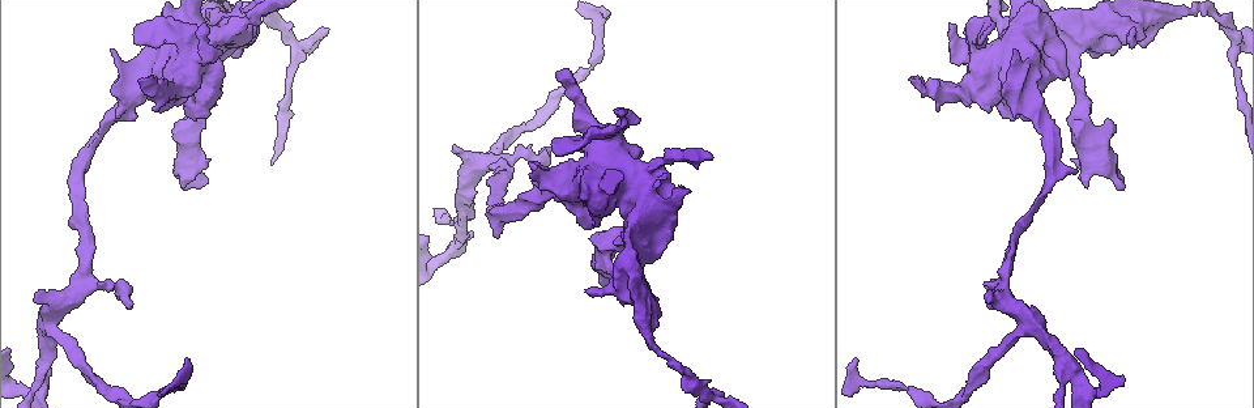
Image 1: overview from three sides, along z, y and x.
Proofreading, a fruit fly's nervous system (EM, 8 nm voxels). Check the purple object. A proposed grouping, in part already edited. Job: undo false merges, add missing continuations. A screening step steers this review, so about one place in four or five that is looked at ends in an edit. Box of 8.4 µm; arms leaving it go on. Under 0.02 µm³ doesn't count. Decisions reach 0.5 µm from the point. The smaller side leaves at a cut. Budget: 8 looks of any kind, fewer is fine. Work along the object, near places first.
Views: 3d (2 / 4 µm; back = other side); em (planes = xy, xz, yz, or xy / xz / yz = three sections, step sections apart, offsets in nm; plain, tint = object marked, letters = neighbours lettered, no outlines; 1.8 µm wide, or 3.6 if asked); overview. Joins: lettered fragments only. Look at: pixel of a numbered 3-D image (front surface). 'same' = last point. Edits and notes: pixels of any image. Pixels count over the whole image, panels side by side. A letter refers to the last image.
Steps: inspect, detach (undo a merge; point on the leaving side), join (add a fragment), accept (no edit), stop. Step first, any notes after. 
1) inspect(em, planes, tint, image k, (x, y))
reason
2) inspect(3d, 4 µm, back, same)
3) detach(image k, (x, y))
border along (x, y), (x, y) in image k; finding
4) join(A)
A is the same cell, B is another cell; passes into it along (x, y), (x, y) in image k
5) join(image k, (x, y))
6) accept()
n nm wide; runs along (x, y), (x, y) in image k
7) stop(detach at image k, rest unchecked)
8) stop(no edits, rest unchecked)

inspect(3d, 2 µm, image 1, (208, 181))
branch stops here

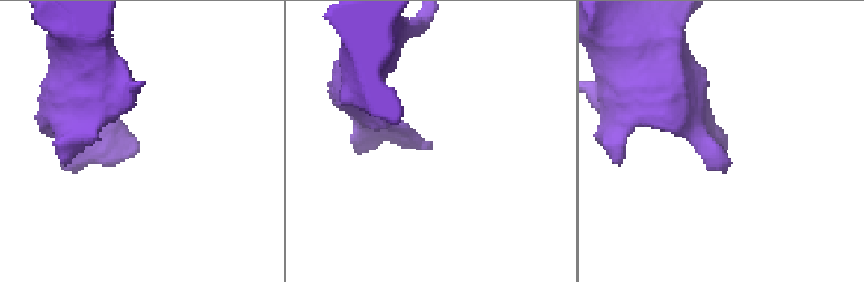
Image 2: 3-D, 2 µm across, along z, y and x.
inspect(em, xz, step 16, tint, image 2, (429, 147))
shape alone is not enough

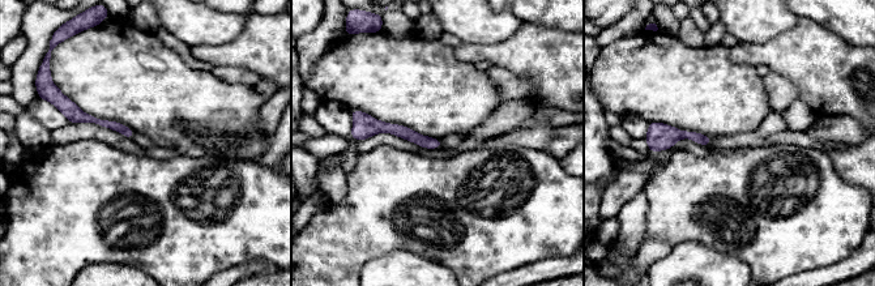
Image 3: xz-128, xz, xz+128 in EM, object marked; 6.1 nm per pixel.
inspect(em, xz, step 16, letters, same)
what lies round it

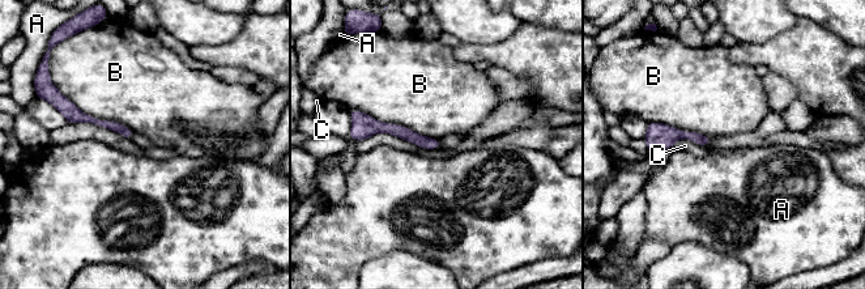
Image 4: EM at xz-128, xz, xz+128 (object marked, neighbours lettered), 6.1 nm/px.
accept()
A, B and C are other cells; border along (353, 109), (439, 140) in image 4; none of them fits

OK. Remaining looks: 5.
inspect(em, planes, plain, image 1, (650, 302))
sharp bend

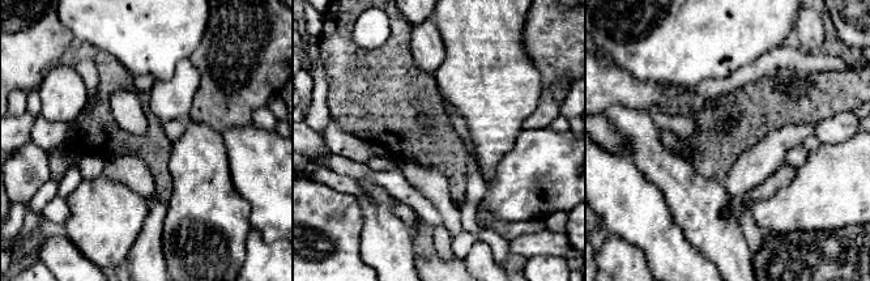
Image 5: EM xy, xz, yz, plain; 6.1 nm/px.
inspect(em, planes, letters, same)
see the neighbours

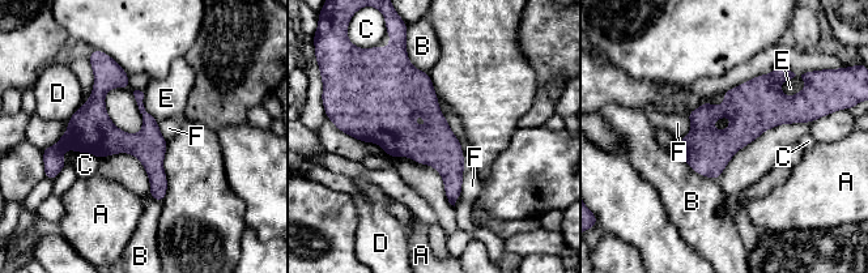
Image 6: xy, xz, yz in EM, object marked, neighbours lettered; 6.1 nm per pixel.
accept()
220 nm wide; A, B, C, D, E and F are other cells; border along (437, 97), (462, 149), (460, 196) in image 6; continuous, no second cell

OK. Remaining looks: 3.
inspect(em, planes, plain, image 1, (112, 50))
stops while still wide

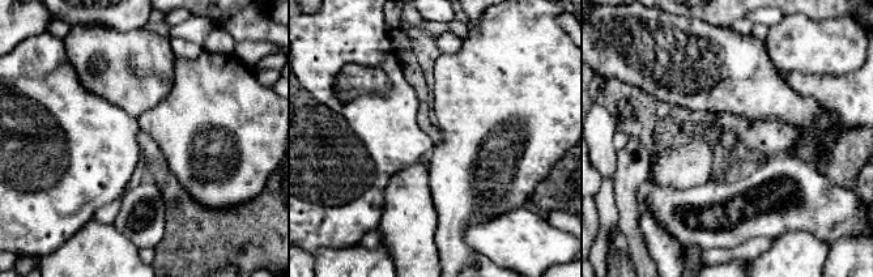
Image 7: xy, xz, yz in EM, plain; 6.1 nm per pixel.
inspect(em, planes, letters, same)
what lies round it

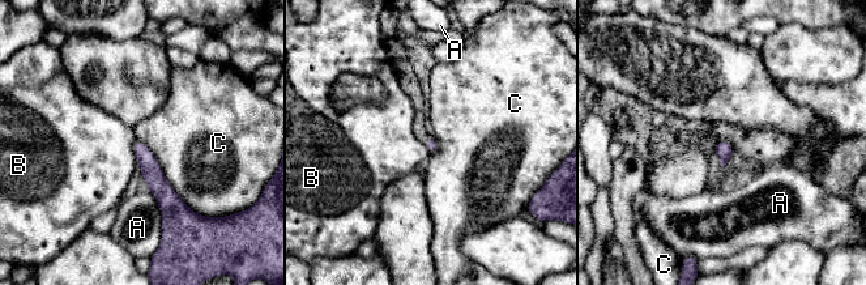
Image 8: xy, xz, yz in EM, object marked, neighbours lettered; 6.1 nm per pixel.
accept()
A, B and C are other cells; no lettered fragment goes on from it

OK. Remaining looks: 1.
stop(no edits, rest unchecked)

